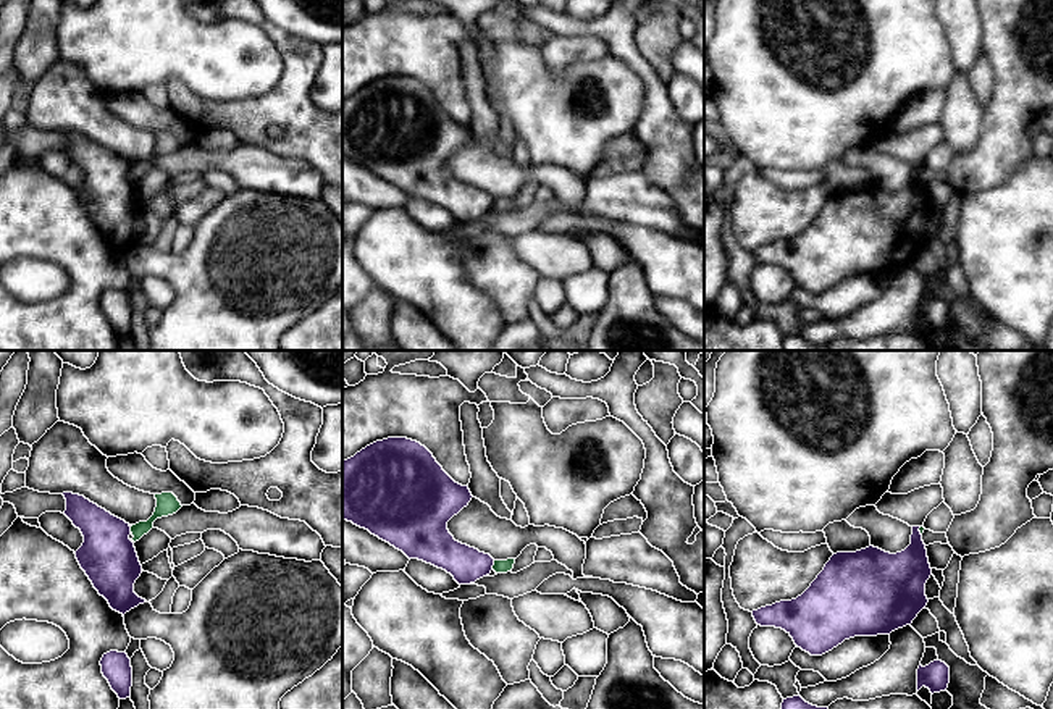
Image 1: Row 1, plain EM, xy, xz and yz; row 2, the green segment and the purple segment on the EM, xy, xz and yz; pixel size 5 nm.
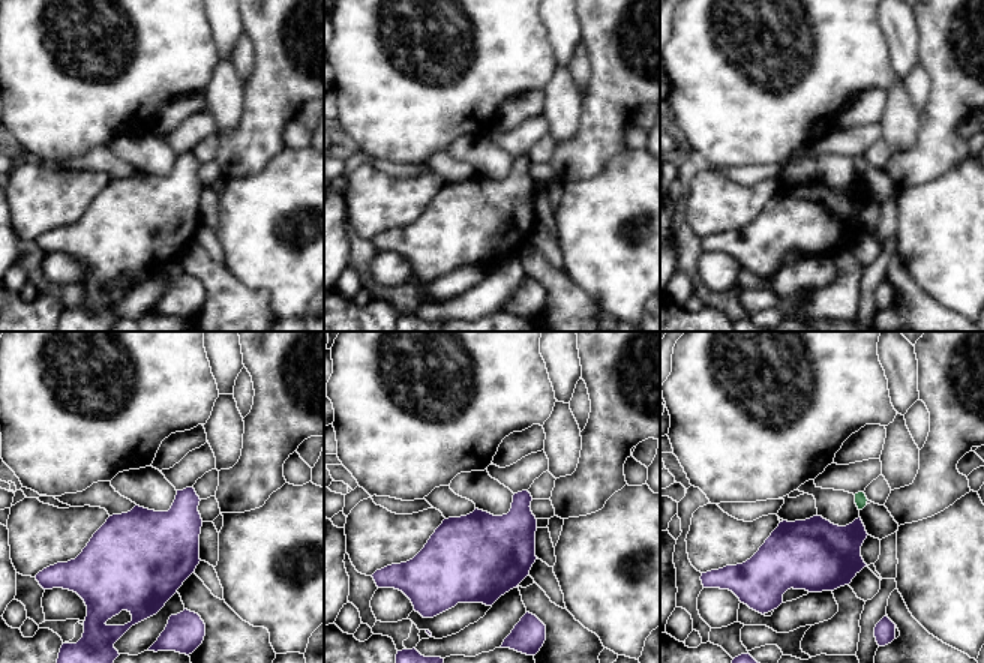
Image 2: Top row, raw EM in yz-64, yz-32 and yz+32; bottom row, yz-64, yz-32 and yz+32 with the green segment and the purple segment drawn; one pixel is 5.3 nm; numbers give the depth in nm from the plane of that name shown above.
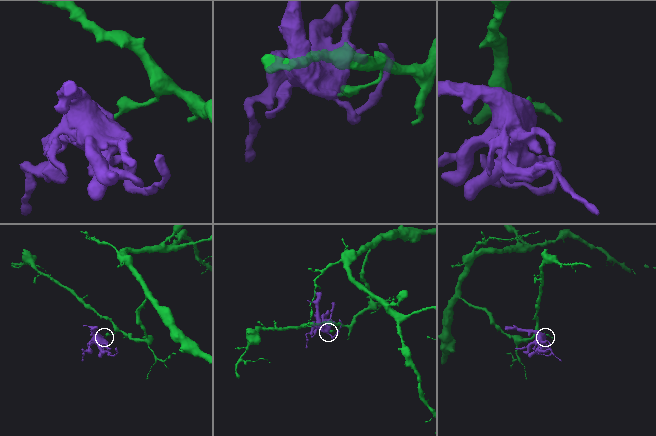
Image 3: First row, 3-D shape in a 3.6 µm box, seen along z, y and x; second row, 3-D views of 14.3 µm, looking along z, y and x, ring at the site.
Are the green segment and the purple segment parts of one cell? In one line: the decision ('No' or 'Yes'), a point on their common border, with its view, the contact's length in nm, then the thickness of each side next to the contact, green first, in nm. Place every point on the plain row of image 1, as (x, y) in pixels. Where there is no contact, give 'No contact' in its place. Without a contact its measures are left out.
No. Touches green at xz (493, 204). Shared border 50 nm. Thickness 60 nm (green) against 180 nm

